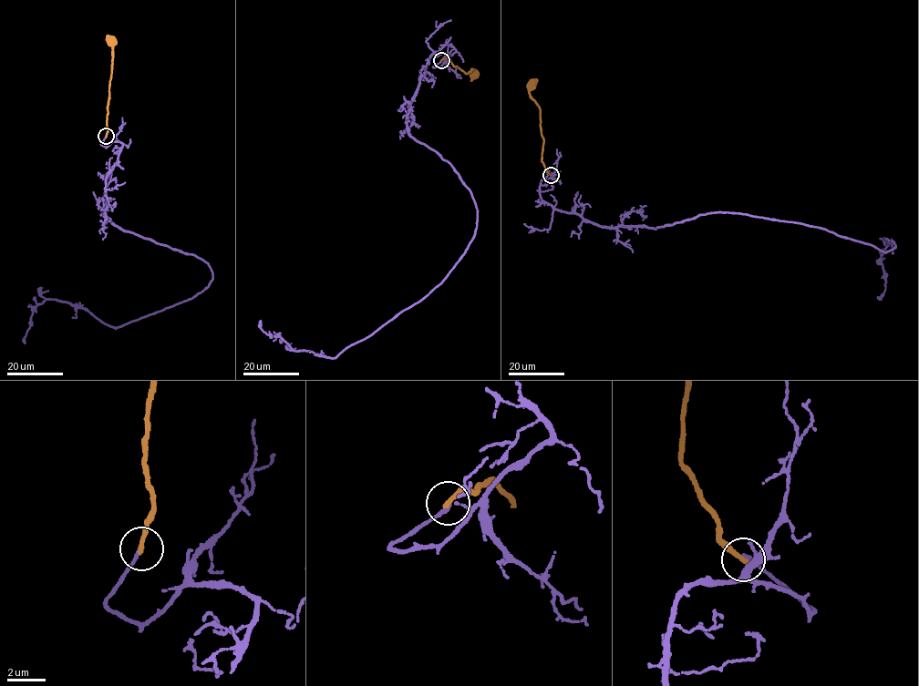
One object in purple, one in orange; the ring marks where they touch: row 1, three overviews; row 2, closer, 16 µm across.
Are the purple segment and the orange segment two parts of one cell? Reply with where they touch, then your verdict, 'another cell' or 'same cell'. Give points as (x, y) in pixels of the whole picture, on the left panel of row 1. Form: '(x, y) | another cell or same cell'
(106, 136) | another cell

